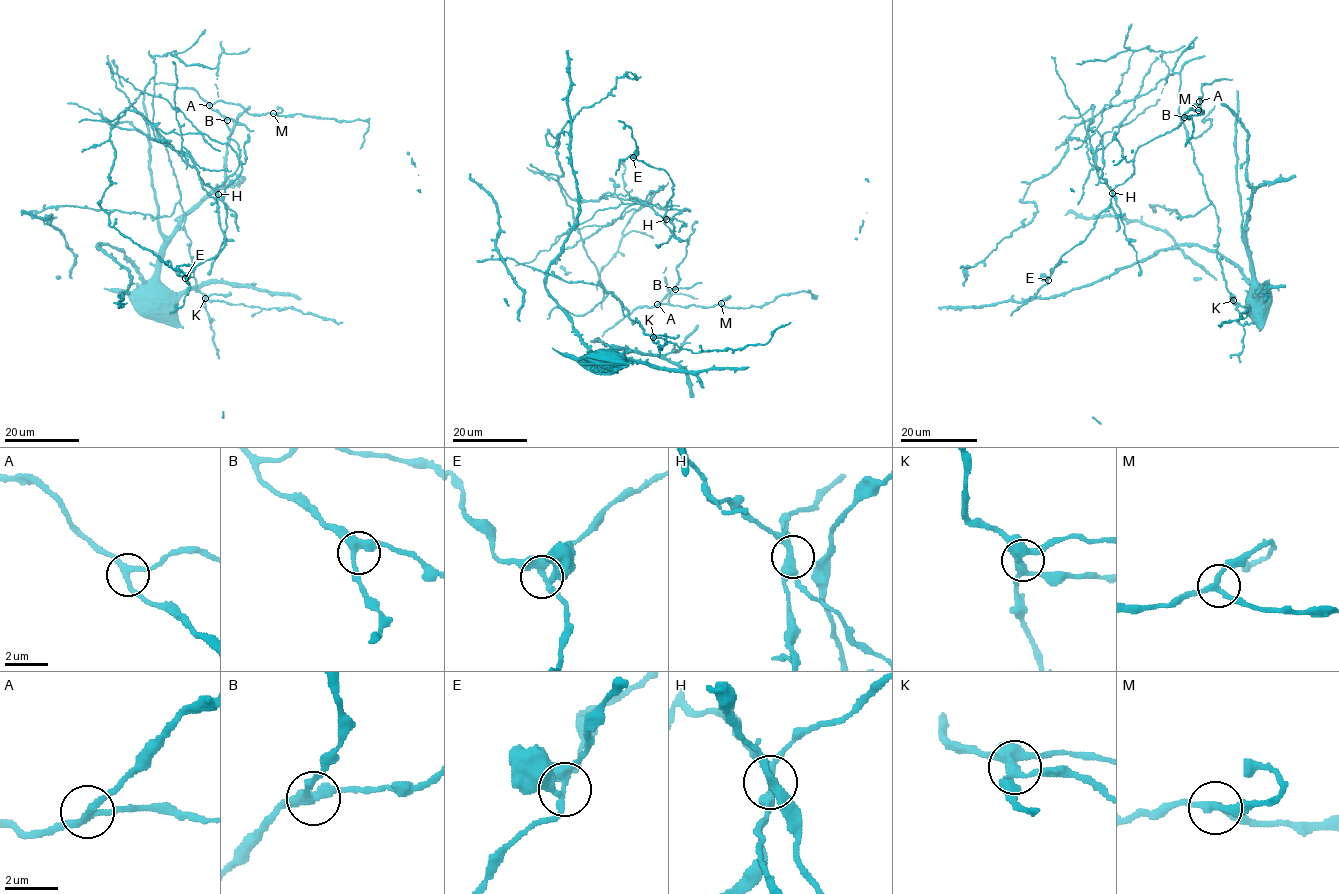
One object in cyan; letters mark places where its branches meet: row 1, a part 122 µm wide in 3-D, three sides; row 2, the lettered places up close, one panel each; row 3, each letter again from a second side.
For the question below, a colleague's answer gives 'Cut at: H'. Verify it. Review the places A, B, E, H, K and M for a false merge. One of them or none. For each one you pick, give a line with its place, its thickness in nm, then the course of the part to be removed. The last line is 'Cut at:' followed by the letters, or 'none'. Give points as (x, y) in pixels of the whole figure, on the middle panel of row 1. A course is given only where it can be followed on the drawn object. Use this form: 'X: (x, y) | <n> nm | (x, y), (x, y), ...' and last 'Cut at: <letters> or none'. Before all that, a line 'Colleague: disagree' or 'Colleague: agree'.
Colleague: agree
H: (666, 219) | 280 nm | (665, 219), (634, 196), (606, 193), (600, 198), (690, 210), (673, 217), (672, 235), (656, 245)
Cut at: H

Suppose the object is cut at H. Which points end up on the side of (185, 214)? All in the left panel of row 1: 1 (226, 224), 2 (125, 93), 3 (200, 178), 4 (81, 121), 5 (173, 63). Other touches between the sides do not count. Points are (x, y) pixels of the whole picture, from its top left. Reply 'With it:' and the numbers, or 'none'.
With it: none

